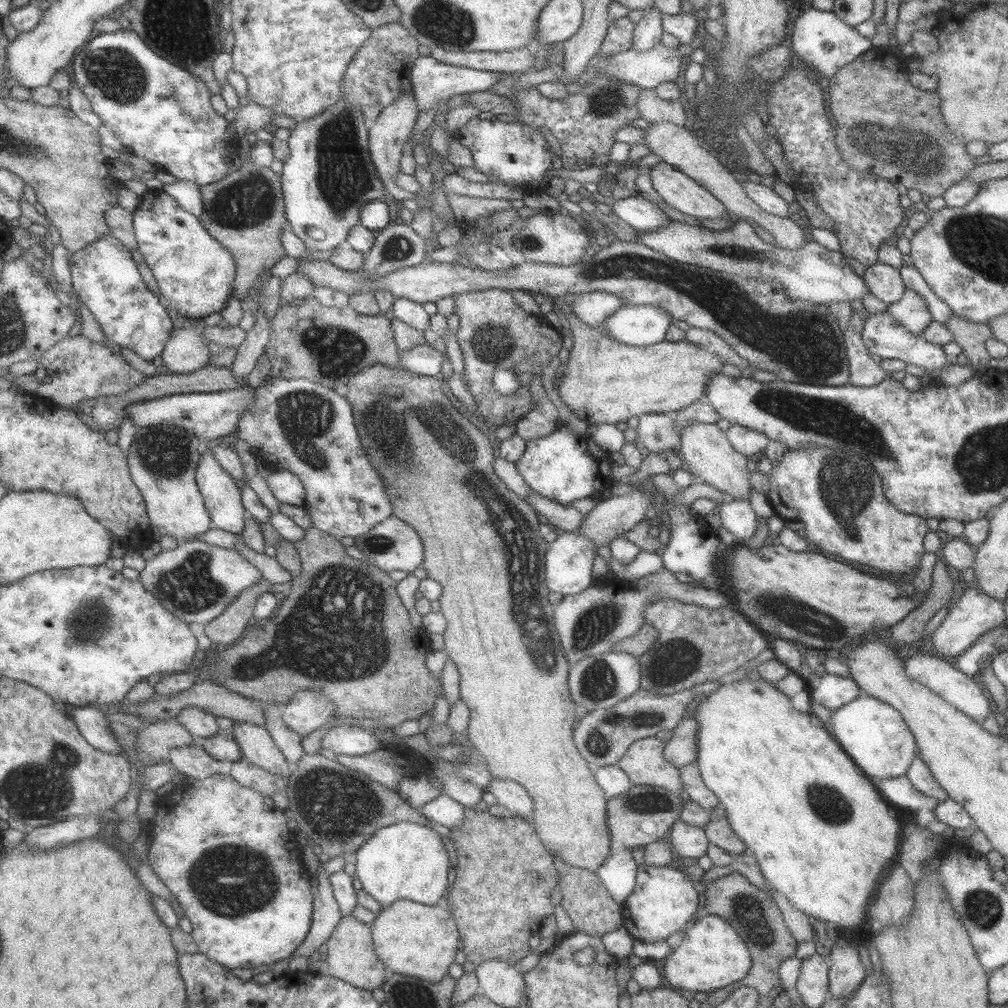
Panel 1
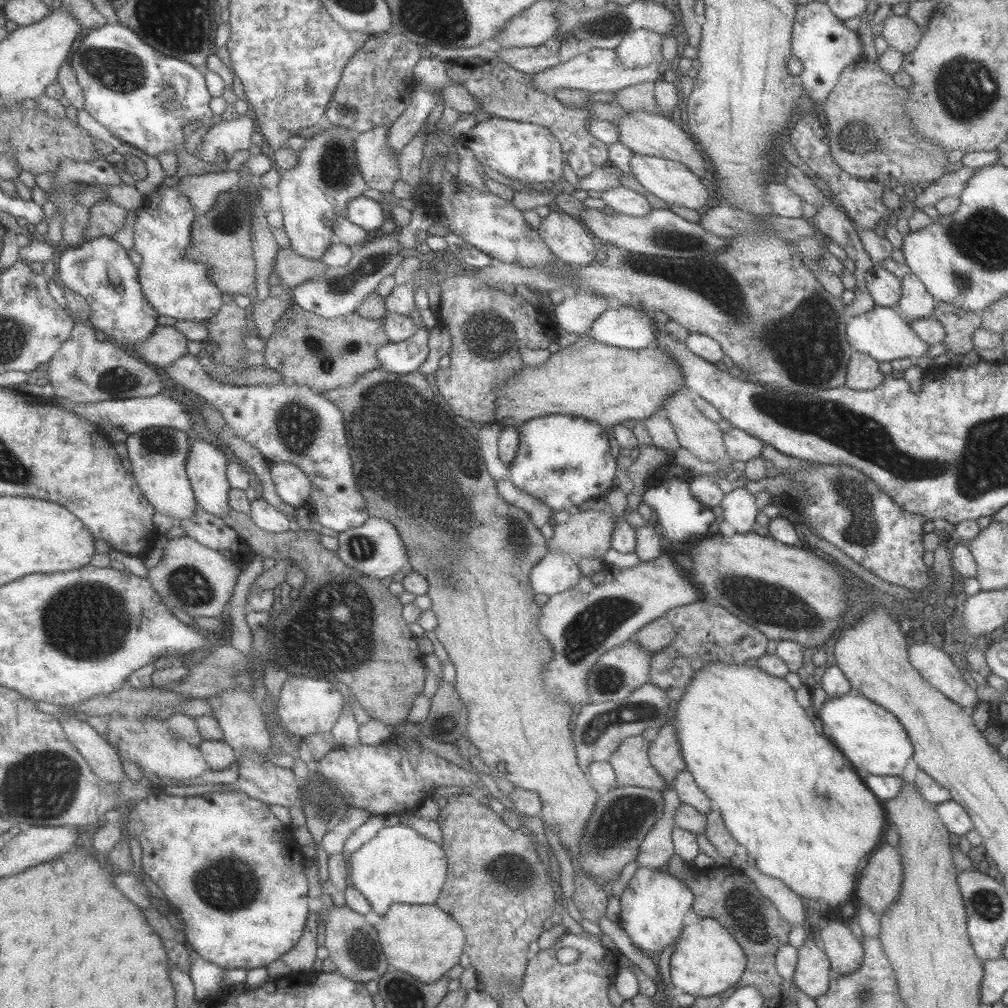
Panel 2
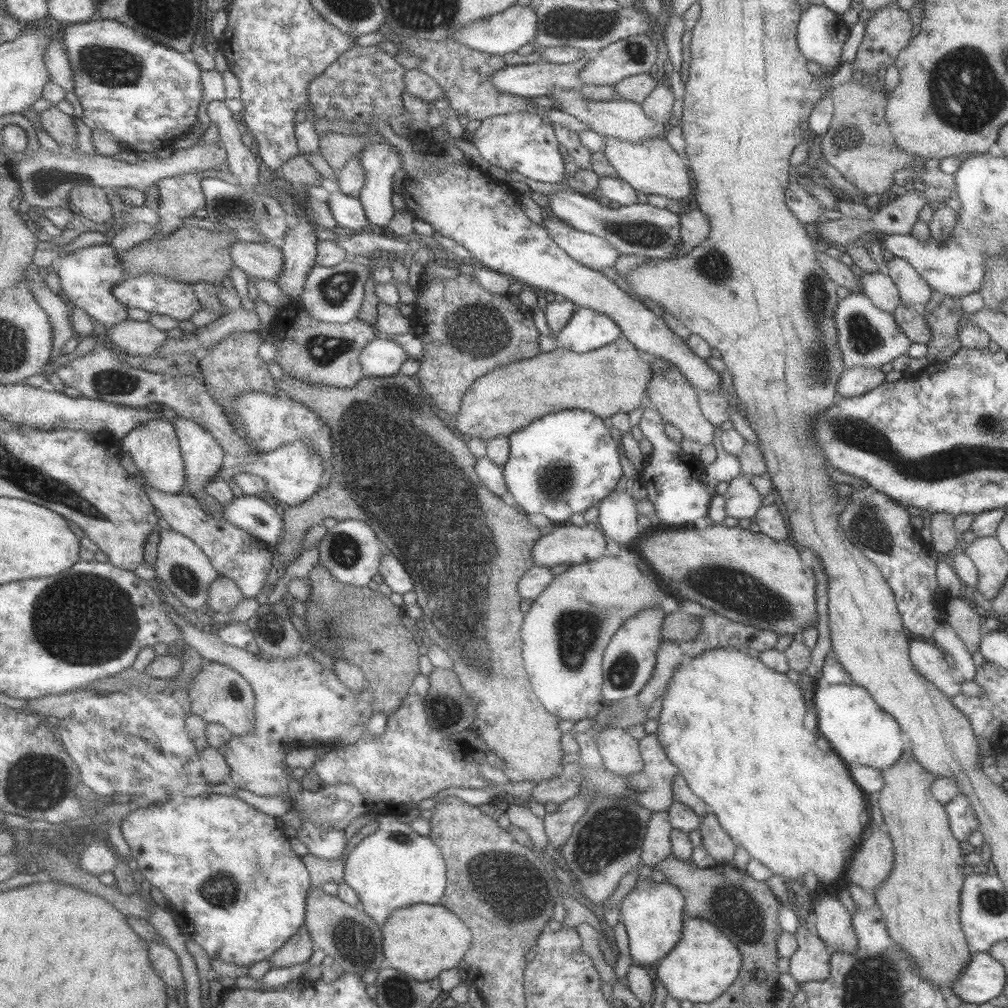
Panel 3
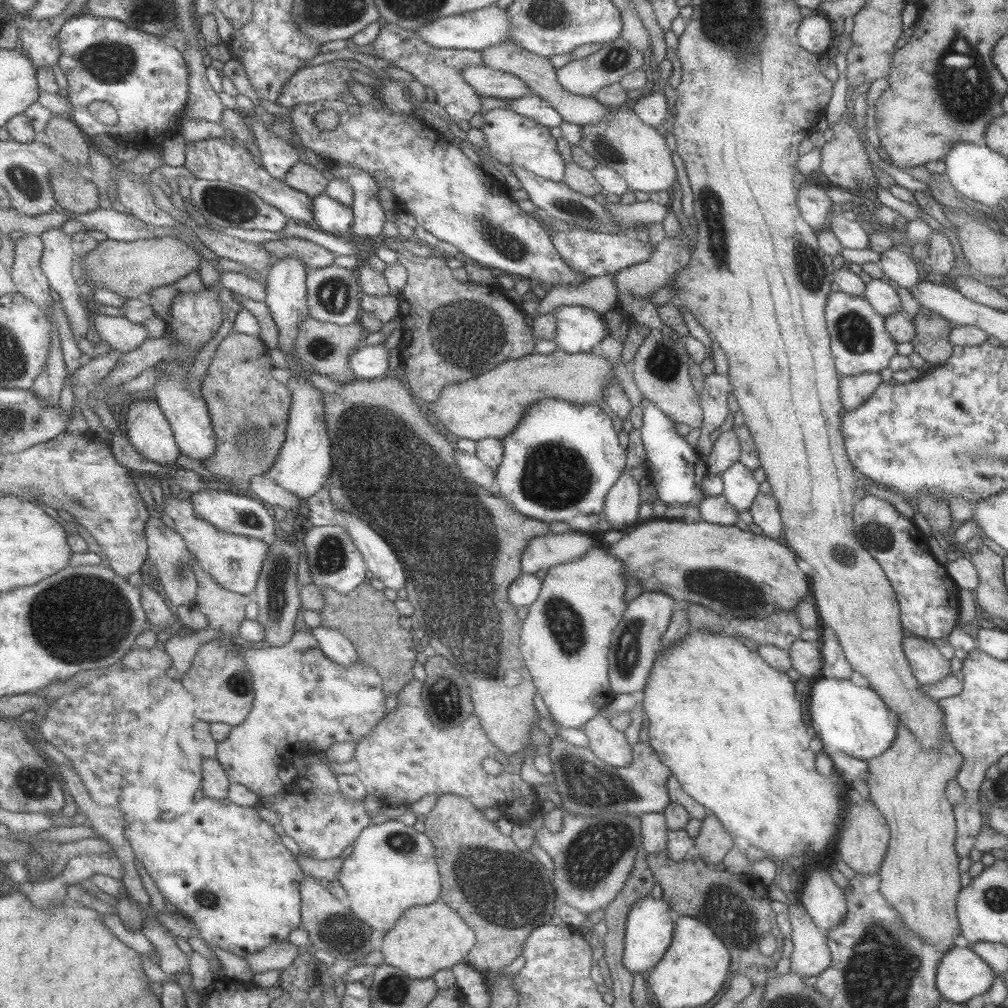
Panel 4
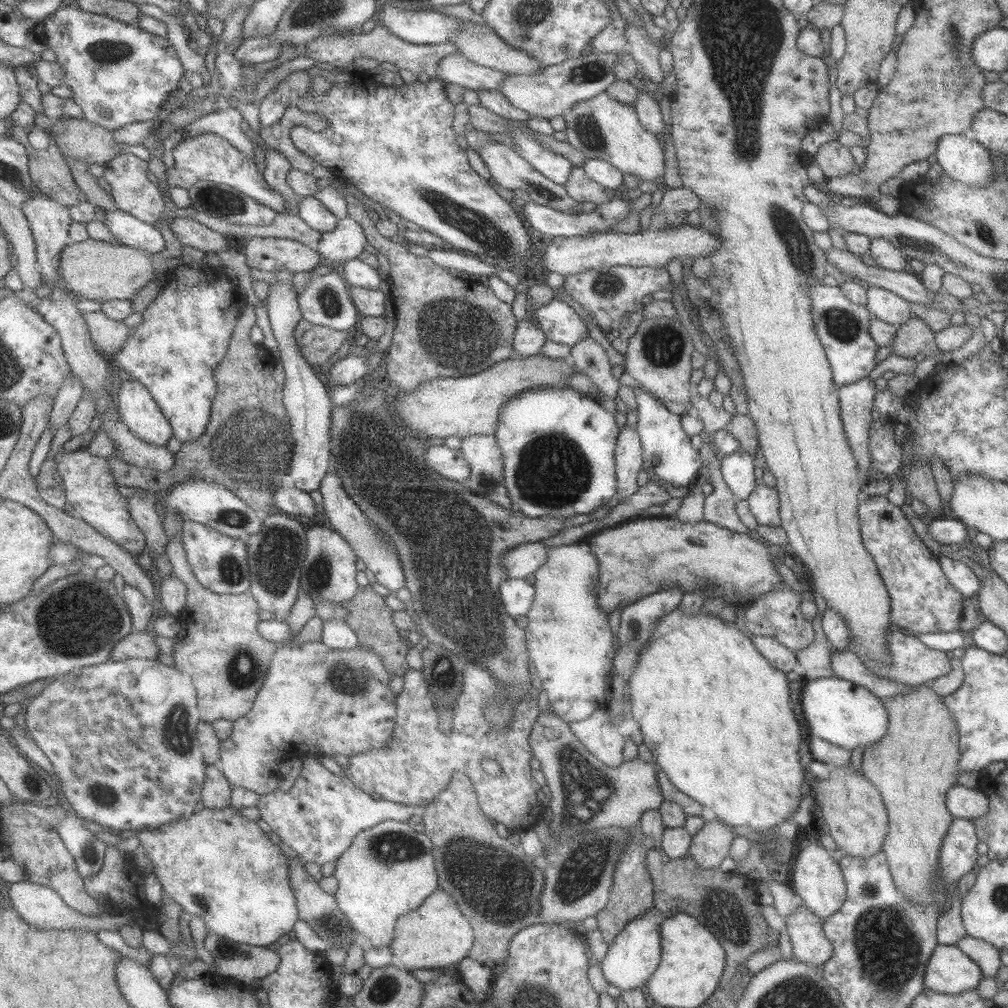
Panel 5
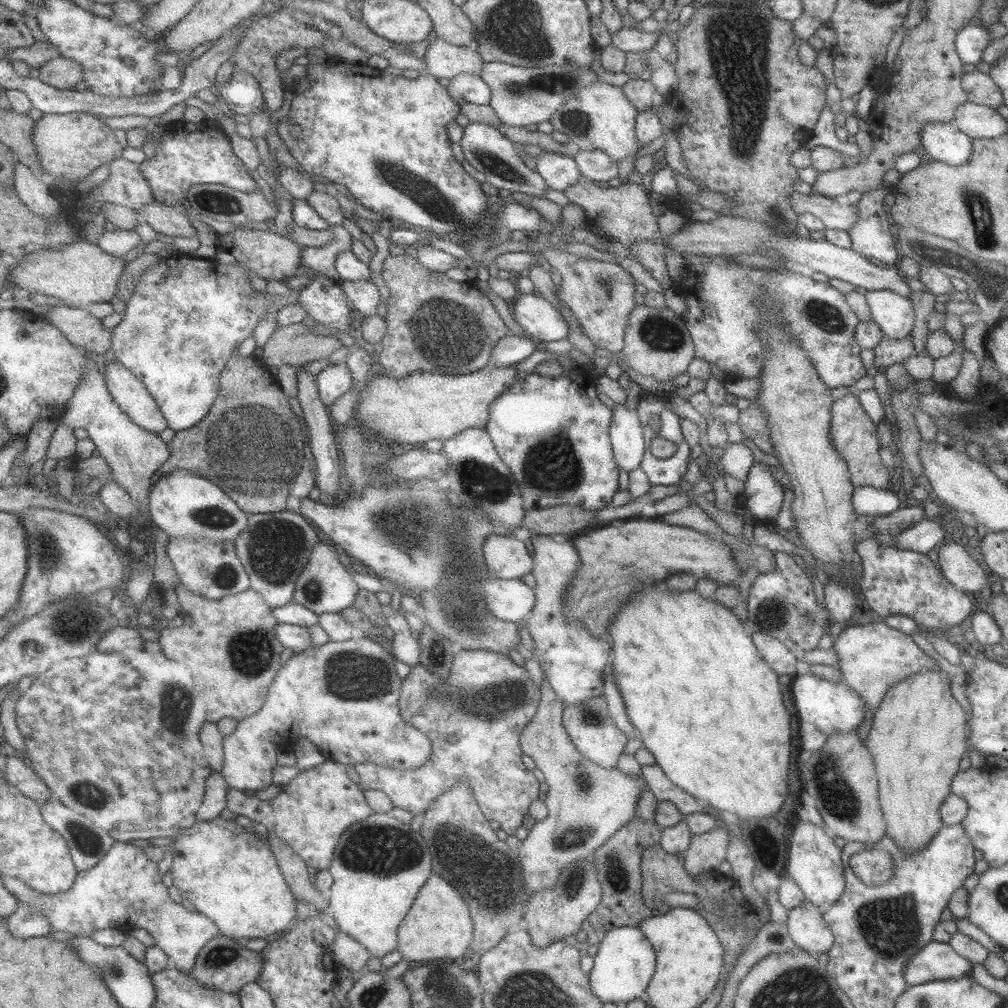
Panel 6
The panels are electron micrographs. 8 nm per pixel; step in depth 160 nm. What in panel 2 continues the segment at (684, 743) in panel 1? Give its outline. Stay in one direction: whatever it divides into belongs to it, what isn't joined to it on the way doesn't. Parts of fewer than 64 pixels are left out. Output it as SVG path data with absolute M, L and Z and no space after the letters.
M672 724L660 728L656 739L649 744L648 758L656 768L657 773L666 781L668 789L673 789L673 781L680 771L687 770L684 762L677 734Z

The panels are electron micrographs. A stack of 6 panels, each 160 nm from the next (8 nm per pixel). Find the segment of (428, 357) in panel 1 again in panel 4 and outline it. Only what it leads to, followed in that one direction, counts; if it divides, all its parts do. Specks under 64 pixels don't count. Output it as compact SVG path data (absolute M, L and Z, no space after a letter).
M363 346L351 356L351 367L358 376L358 380L386 378L390 370L390 346Z

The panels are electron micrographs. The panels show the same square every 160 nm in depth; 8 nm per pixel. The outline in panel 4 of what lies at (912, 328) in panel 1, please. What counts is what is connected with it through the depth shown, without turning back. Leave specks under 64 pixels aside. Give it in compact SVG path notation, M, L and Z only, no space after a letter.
M897 246L890 247L880 253L878 265L882 268L886 277L907 290L911 290L911 286L920 281L920 273L914 257L907 249Z

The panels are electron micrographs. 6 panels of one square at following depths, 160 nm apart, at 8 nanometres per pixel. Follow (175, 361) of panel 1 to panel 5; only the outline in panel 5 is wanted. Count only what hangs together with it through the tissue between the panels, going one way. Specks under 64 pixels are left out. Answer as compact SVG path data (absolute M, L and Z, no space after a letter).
M86 311L84 316L90 325L97 348L108 357L118 354L124 348L133 331L125 321L114 320L103 311Z

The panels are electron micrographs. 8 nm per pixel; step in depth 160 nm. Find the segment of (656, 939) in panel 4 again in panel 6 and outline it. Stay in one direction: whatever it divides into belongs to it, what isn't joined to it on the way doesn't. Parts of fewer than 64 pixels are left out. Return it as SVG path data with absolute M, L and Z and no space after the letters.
M636 926L612 927L608 932L600 935L600 940L595 949L593 949L594 965L589 973L590 989L594 996L598 997L602 1003L630 1003L632 1000L645 997L646 990L652 981L657 965L657 956L652 944L642 934L642 931Z

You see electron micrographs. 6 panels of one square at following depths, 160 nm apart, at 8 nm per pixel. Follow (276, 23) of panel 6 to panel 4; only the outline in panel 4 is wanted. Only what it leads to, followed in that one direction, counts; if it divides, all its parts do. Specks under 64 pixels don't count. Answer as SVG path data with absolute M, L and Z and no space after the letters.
M390 22L383 29L379 29L376 41L369 45L379 62L399 67L414 75L424 86L432 87L437 93L438 103L456 124L464 119L469 121L478 111L482 112L484 97L480 97L463 77L464 68L484 65L484 56L480 55L480 51L439 48L420 39L416 31Z

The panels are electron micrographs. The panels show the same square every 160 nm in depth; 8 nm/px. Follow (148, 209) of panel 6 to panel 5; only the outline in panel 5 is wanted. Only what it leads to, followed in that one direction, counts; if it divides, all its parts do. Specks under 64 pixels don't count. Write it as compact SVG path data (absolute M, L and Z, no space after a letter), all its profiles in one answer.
M176 217L171 228L182 244L204 252L215 254L220 250L226 250L228 246L234 246L234 242L228 236L208 228L206 224L192 217Z

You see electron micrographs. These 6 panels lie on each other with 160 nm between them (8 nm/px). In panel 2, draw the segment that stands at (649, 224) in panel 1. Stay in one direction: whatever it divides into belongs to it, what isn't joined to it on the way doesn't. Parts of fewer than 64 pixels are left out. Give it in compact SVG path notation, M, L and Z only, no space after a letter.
M622 185L603 190L600 193L600 198L615 212L621 212L625 215L643 217L652 210L649 199Z

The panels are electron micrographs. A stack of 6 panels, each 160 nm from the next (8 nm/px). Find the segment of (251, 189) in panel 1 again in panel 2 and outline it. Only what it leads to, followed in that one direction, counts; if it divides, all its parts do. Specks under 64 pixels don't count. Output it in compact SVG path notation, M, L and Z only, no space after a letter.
M243 184L237 185L230 192L223 192L217 204L208 214L198 215L193 228L193 241L185 256L207 264L212 269L215 283L231 295L243 294L253 303L260 300L258 282L259 272L255 245L252 240L253 198L243 189Z

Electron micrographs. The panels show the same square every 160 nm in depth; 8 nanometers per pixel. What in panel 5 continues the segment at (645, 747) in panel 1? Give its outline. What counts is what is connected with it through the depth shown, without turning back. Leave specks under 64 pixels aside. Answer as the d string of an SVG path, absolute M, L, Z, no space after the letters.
M596 709L588 718L571 722L569 727L588 752L604 764L616 768L623 763L626 737L620 734L606 709Z

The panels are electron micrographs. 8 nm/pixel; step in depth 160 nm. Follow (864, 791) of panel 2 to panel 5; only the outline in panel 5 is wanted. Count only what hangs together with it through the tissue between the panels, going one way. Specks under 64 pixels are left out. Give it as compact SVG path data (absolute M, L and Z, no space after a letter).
M680 606L661 616L653 626L652 634L639 654L636 666L626 683L630 686L630 700L632 704L631 717L640 724L643 734L643 743L653 754L653 760L658 768L662 769L667 778L676 786L677 790L697 800L702 806L710 808L716 814L716 820L722 821L729 827L743 826L756 830L755 840L763 840L766 834L776 826L787 821L792 812L798 808L801 801L800 790L805 784L804 767L798 762L800 743L800 726L796 720L796 714L789 707L790 692L788 691L788 679L786 673L774 668L754 647L751 636L746 636L736 627L736 623L726 622L720 617L702 611L701 613L685 613Z

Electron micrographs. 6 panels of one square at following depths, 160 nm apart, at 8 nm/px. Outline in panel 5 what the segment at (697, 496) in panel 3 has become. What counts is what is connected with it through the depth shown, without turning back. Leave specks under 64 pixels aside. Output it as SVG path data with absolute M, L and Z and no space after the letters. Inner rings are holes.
M636 388L637 400L637 431L643 446L643 470L653 472L662 481L670 482L674 487L692 487L698 480L698 470L703 465L703 458L699 450L692 447L691 436L684 432L678 411L667 408L656 396L650 392ZM654 458L660 458L660 463L654 466Z

